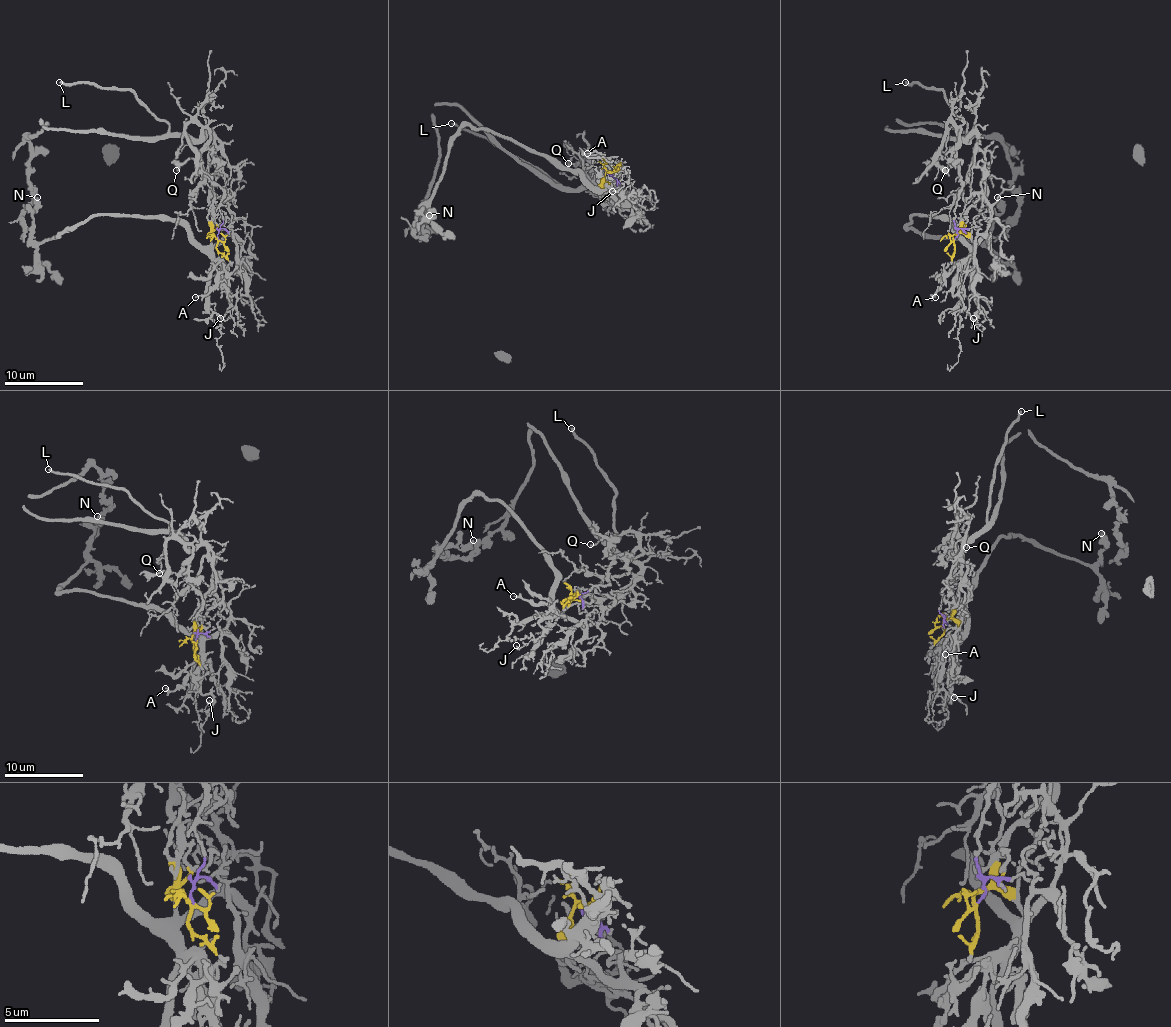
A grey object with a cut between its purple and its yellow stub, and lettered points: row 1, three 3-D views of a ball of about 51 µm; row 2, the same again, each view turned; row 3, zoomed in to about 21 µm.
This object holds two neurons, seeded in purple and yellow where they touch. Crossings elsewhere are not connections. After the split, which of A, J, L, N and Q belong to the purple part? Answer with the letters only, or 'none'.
L, Q

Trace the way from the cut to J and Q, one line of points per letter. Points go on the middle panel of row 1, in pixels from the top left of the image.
J: (610, 171), (606, 173), (604, 191), (619, 171), (627, 175), (623, 185), (612, 191)
Q: (610, 171), (615, 177), (602, 179), (586, 158), (568, 164)

